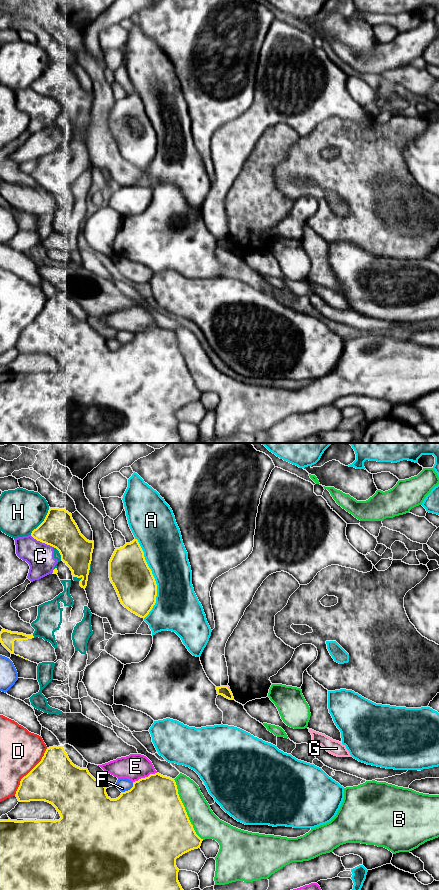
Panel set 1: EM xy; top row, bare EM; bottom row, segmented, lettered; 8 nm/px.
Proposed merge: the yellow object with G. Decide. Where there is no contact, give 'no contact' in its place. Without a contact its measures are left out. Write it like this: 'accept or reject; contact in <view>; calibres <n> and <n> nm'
reject; contact in xy; calibres 80 and 20 nm

